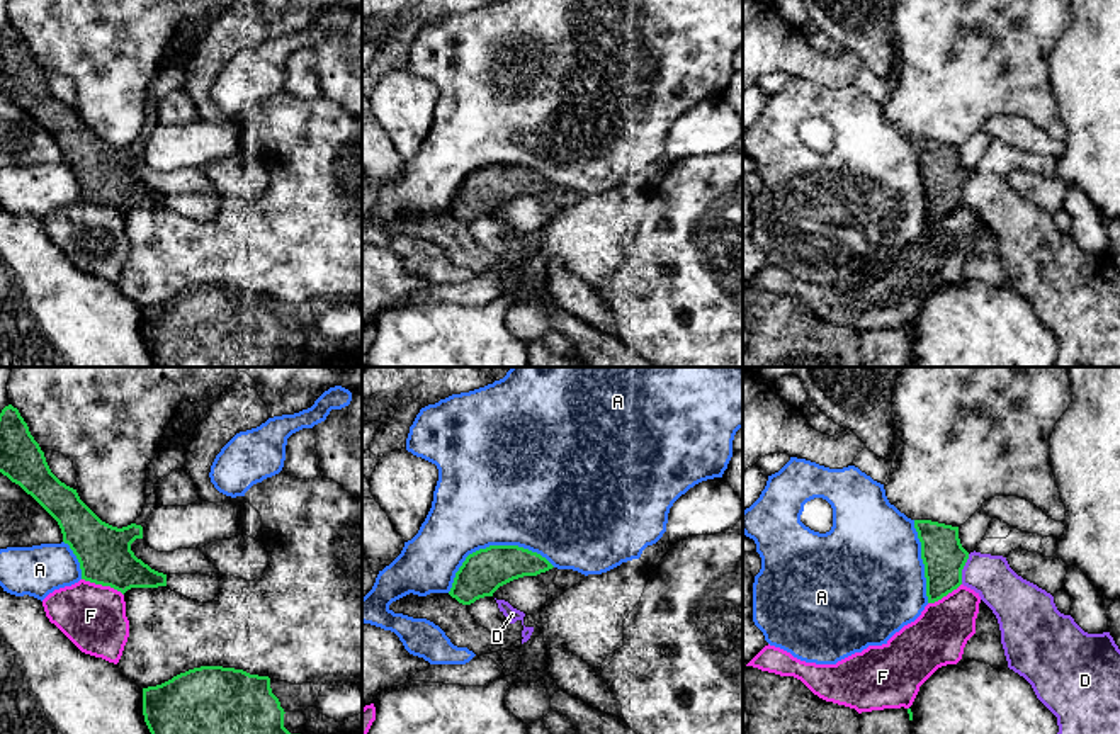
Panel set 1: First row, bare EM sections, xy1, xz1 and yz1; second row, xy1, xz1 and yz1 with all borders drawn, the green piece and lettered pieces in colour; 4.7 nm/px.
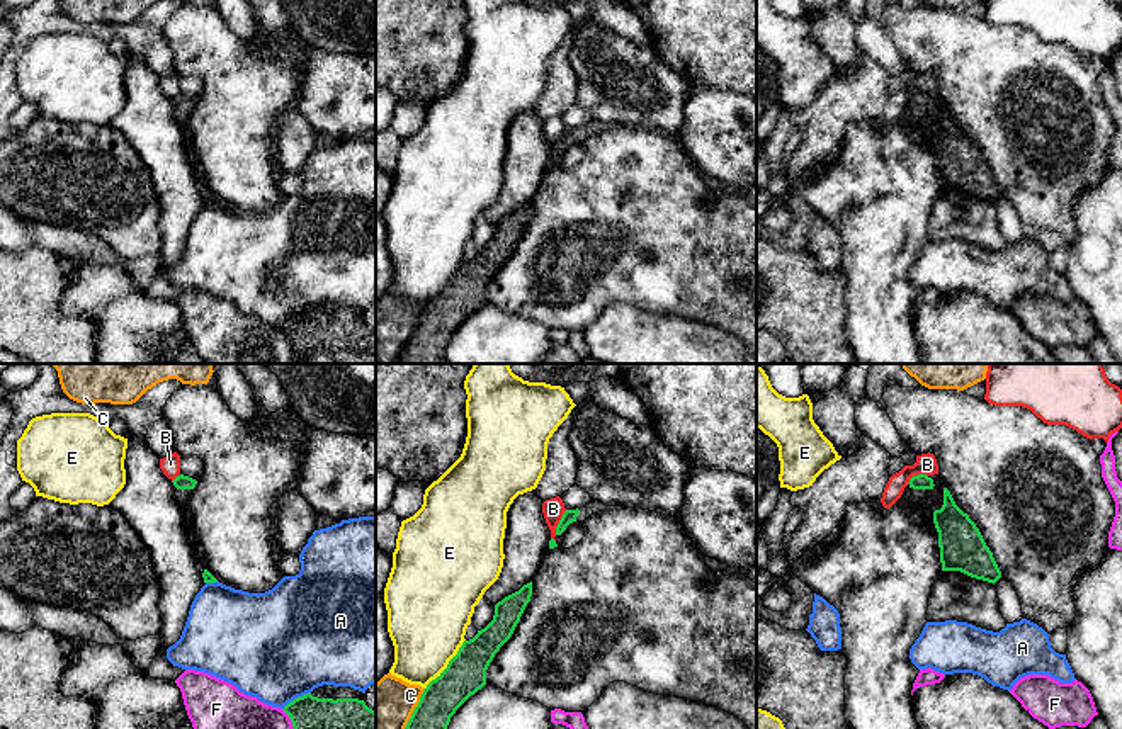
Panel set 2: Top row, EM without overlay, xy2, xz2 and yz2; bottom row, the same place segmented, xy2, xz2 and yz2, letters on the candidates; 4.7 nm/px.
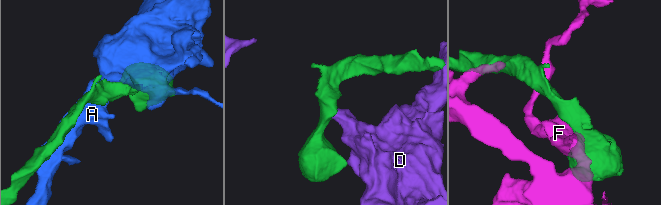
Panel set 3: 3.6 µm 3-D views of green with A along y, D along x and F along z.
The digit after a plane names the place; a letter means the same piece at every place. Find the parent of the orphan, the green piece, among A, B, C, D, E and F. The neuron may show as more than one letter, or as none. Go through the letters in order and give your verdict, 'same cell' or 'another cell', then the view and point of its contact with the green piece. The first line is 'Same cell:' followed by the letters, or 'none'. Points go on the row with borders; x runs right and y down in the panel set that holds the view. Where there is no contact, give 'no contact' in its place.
Same cell: D
A: another cell | xz1 (493, 546)
B: another cell | xz2 (560, 522)
C: another cell | xz2 (415, 709)
D: same cell | yz1 (962, 568)
E: another cell | xz2 (447, 665)
F: another cell | xy1 (102, 585)

